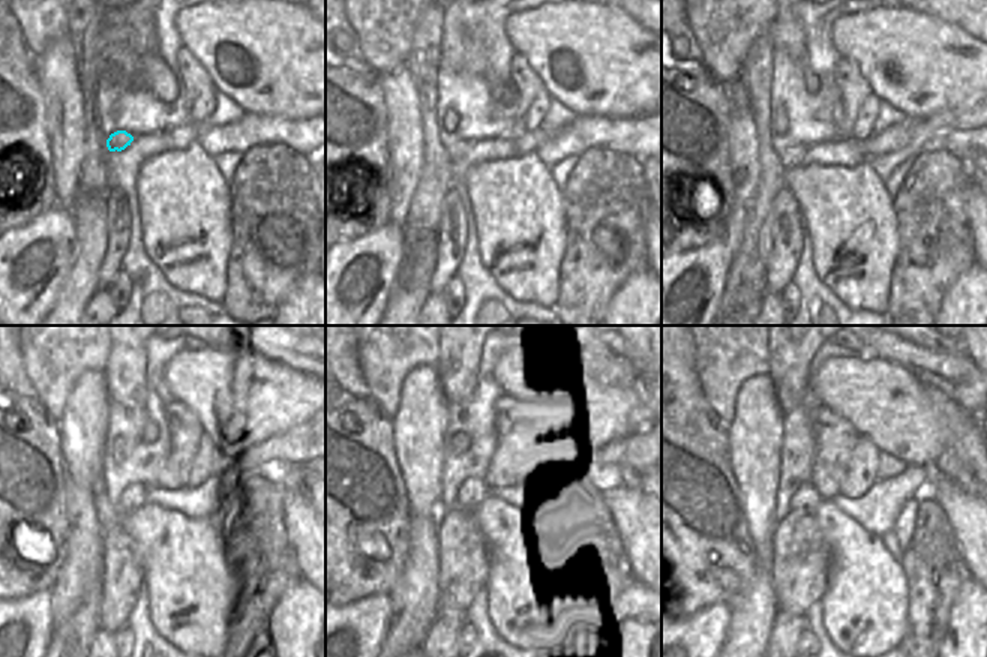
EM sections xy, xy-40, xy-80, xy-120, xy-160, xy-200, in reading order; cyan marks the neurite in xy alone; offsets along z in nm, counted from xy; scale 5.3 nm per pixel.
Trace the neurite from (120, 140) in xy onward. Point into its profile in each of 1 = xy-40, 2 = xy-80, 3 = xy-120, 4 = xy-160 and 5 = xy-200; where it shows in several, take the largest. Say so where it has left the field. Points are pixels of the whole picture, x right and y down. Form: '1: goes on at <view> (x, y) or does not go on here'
1: goes on at xy-40 (461, 147)
2: goes on at xy-80 (794, 156)
3: goes on at xy-120 (134, 495)
4: goes on at xy-160 (470, 495)
5: goes on at xy-200 (806, 500)

